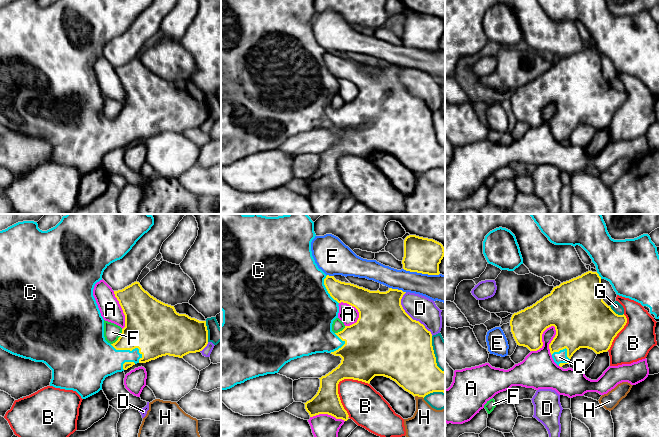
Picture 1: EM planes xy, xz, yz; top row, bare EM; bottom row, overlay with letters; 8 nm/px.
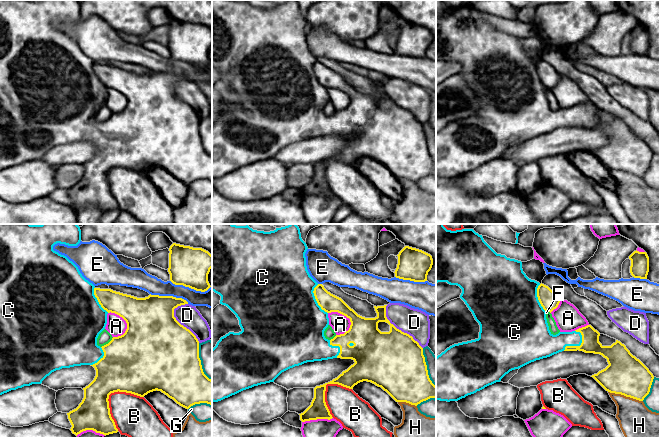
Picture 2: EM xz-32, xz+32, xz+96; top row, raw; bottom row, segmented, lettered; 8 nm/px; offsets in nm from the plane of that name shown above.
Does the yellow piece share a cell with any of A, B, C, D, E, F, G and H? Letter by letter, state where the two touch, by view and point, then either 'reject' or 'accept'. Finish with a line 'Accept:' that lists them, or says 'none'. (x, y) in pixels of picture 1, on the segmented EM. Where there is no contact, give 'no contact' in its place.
A: yz (541, 339) | reject
B: xz (337, 385) | reject
C: xy (128, 349) | accept
D: xz (409, 316) | reject
E: xz (421, 272) | reject
F: xy (119, 337) | reject
G: yz (615, 313) | reject
H: xz (419, 396) | reject
Accept: C

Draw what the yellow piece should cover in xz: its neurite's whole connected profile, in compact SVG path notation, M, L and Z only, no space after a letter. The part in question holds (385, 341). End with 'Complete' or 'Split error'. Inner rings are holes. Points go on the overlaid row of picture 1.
M221 214L221 390L259 376L278 373L291 360L327 352L340 356L342 360L335 369L319 378L317 394L304 403L310 417L328 414L344 421L349 419L338 394L338 384L344 379L369 384L375 376L384 376L414 397L445 393L445 372L437 366L432 334L419 321L413 320L401 305L406 292L392 288L386 292L370 291L326 275L312 256L311 242L315 236L314 222L307 214L278 217ZM341 302L355 307L359 318L356 323L334 333L332 324L338 318Z. Split error

